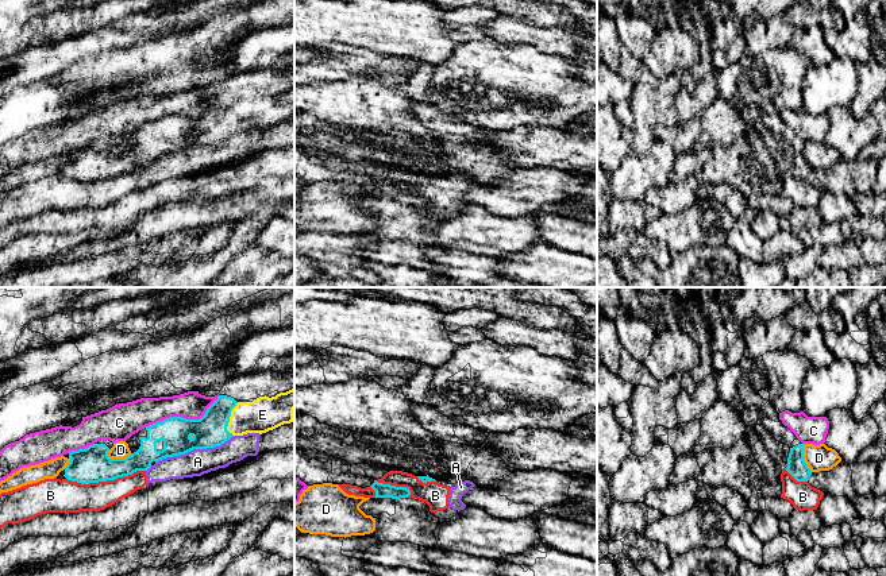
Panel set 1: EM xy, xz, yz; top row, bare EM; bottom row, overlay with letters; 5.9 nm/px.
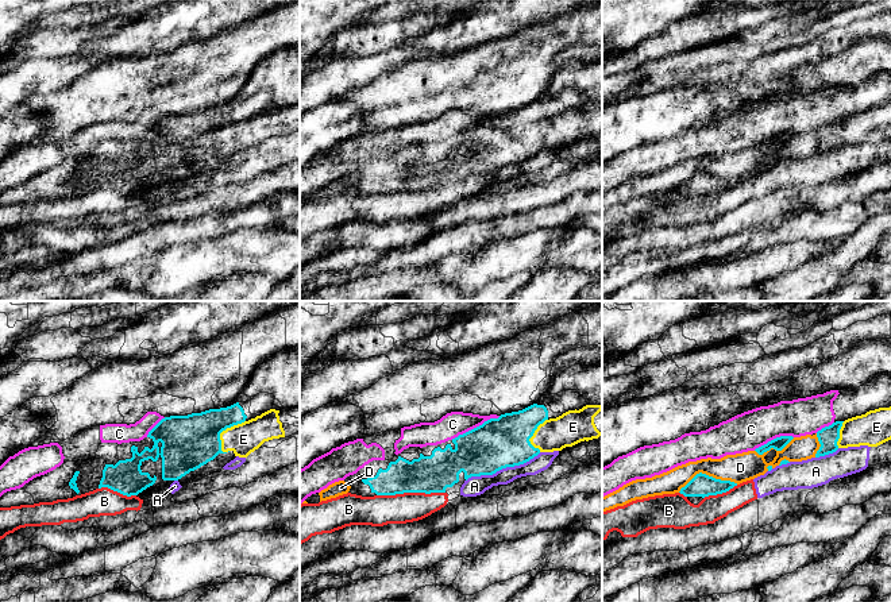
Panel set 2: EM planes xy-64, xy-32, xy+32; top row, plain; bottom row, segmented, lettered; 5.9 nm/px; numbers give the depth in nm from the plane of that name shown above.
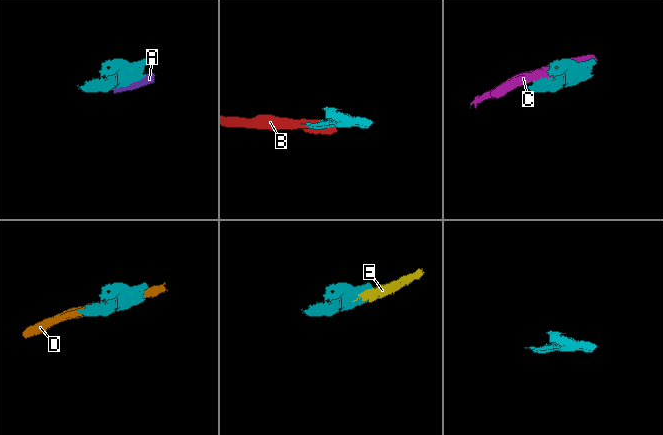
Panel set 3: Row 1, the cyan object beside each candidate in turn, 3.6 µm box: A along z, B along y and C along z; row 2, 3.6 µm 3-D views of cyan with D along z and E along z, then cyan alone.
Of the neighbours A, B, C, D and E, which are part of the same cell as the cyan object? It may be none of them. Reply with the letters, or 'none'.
E

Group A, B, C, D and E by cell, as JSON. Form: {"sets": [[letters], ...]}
{"sets": [["A", "B"], ["C"], ["D"], ["E"]]}

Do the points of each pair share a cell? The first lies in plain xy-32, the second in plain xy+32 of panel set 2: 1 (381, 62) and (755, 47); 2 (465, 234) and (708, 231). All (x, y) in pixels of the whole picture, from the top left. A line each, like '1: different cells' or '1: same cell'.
1: same cell
2: different cells

